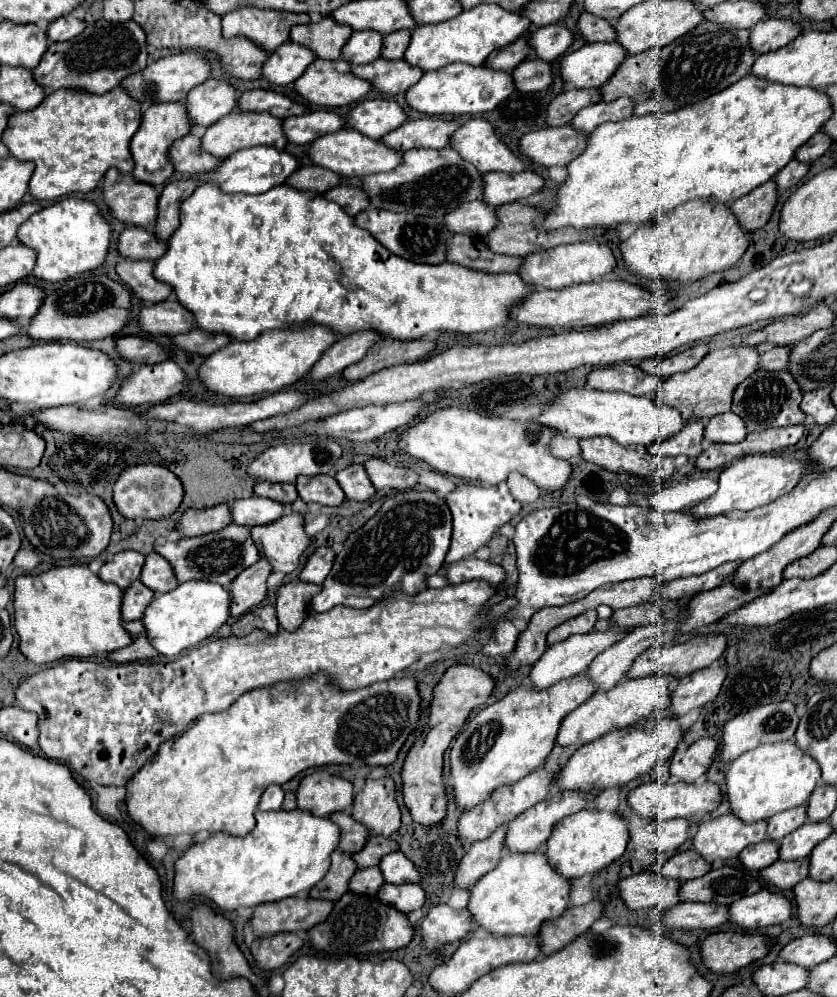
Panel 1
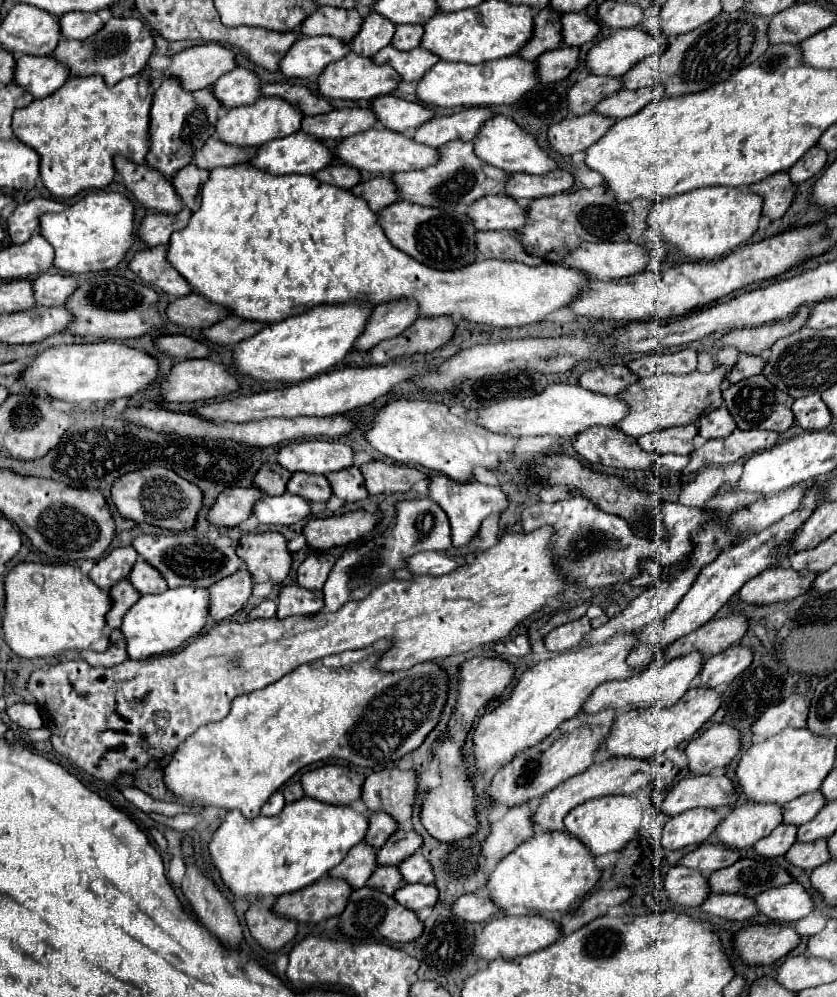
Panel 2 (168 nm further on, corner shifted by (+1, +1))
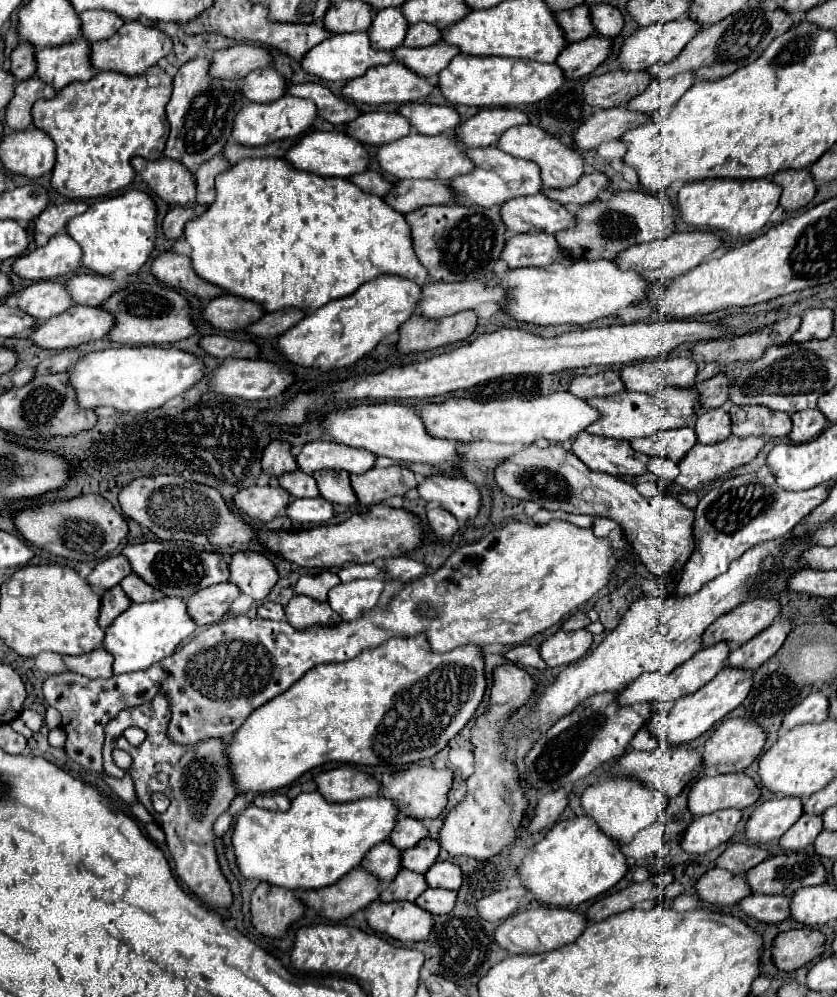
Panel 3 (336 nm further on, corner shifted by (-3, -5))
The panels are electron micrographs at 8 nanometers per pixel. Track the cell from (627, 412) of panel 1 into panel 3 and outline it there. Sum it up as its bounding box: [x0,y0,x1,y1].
[417,391,601,445]

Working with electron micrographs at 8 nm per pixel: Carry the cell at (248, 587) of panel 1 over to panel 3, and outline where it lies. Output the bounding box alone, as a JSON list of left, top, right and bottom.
[187,581,241,627]

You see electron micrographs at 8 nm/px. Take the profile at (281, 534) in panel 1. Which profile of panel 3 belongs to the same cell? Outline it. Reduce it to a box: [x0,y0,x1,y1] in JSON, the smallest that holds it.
[231,551,279,601]

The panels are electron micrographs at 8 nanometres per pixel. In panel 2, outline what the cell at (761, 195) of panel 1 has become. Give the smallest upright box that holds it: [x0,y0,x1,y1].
[749,173,797,219]

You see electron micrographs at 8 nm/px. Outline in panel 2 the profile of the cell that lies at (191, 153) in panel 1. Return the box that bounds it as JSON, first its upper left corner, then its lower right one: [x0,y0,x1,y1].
[195,139,259,169]

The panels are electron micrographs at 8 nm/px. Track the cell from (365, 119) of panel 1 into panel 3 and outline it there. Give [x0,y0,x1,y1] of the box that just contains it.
[399,103,459,135]

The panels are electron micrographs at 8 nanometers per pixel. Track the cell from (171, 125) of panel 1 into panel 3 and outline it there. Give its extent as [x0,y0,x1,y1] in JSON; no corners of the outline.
[163,57,243,171]

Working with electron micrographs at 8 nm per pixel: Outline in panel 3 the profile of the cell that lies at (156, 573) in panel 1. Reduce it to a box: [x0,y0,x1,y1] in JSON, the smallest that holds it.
[121,573,163,603]

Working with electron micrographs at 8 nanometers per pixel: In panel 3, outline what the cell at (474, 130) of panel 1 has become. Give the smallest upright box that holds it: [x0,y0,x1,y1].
[497,123,583,189]

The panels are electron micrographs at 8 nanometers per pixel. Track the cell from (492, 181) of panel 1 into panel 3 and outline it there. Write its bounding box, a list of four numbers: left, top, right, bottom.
[543,173,609,205]

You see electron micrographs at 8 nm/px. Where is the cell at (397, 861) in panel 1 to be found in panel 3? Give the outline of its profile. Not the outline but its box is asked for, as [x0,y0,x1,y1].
[425,861,461,889]

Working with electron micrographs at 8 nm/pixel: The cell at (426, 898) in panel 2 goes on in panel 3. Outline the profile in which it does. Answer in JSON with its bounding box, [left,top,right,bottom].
[415,889,457,915]

